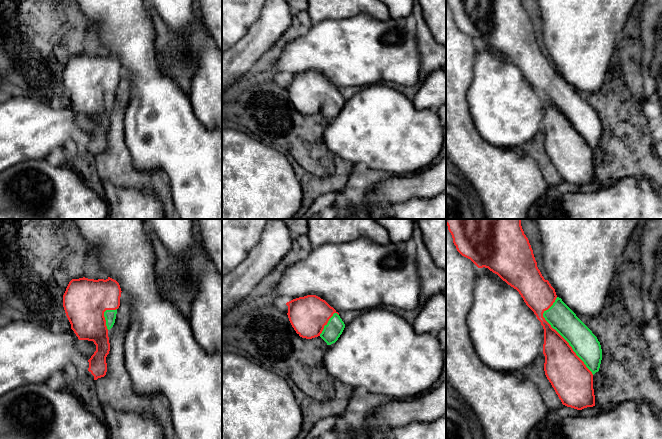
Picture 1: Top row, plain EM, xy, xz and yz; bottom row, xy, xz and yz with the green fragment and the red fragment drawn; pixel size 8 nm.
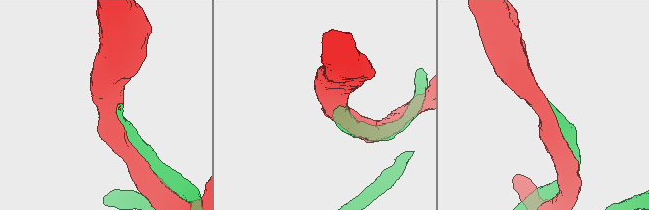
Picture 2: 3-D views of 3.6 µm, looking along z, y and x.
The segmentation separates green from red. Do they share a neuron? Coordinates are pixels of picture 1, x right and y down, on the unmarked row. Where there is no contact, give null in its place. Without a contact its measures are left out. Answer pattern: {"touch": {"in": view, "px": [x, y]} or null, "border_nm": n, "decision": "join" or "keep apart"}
{"touch": {"in": "yz", "px": [561, 111]}, "border_nm": 700, "decision": "join"}

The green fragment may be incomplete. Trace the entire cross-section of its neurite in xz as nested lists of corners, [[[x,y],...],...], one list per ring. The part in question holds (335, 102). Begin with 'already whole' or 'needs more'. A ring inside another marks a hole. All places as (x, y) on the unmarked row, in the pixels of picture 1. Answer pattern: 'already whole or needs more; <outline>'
needs more; [[[316,71],[299,73],[286,81],[289,97],[302,114],[320,112],[327,121],[331,121],[338,116],[345,104],[339,89]]]

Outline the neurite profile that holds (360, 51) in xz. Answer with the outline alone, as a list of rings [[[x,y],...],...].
[[[368,14],[348,19],[326,19],[313,24],[304,34],[292,40],[274,68],[274,79],[316,71],[338,89],[364,88],[381,81],[413,86],[419,81],[421,68],[415,24],[411,18],[390,17],[380,21]]]

